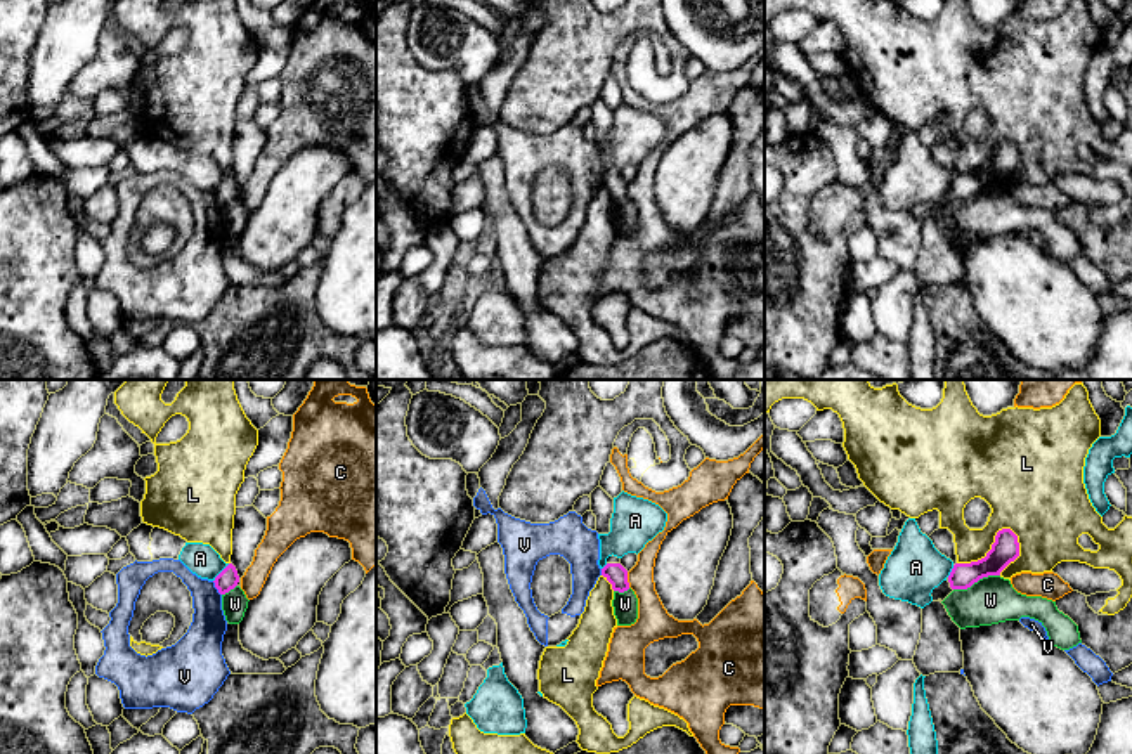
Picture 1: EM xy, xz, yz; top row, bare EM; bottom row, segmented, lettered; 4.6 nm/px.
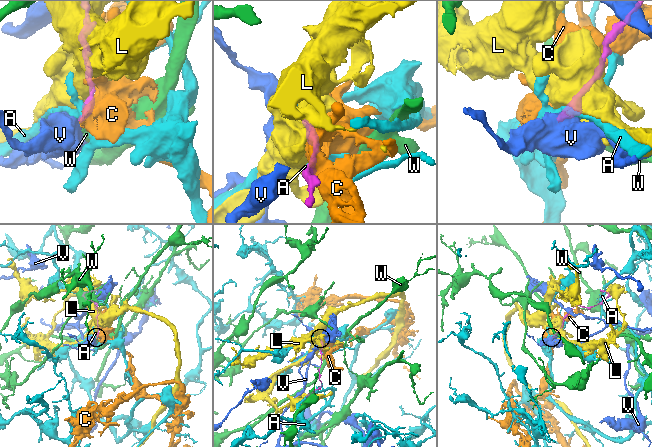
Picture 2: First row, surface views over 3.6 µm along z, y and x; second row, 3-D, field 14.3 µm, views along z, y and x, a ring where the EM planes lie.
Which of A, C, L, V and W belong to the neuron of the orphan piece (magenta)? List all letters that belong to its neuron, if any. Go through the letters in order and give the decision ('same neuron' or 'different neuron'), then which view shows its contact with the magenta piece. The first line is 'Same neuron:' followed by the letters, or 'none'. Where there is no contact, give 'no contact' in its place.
Same neuron: none
A: different neuron; meets magenta in xy
C: different neuron; meets magenta in xz
L: different neuron; meets magenta in yz
V: different neuron; meets magenta in xy
W: different neuron; meets magenta in yz

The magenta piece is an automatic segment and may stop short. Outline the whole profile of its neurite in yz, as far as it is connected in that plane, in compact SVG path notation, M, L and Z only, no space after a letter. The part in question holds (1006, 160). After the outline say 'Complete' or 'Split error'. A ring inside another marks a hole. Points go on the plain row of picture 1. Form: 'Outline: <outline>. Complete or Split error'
Outline: M1002 140L985 170L971 175L955 175L948 191L933 201L933 213L945 211L953 201L967 201L974 194L1000 184L1019 168L1018 147L1011 140Z. Split error

